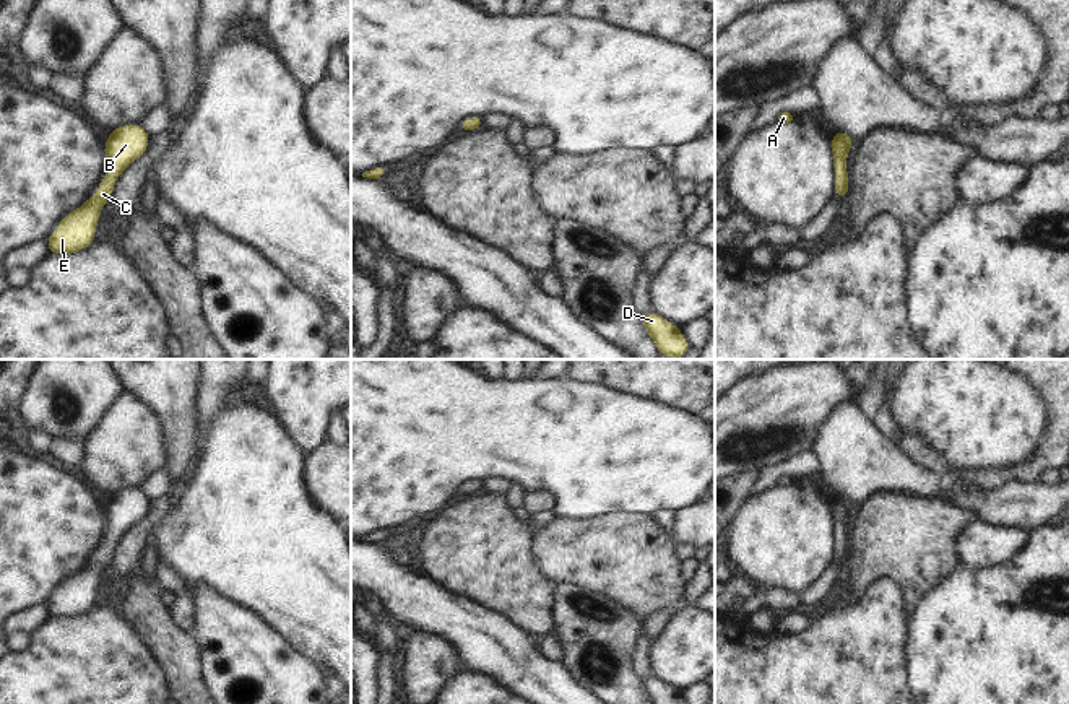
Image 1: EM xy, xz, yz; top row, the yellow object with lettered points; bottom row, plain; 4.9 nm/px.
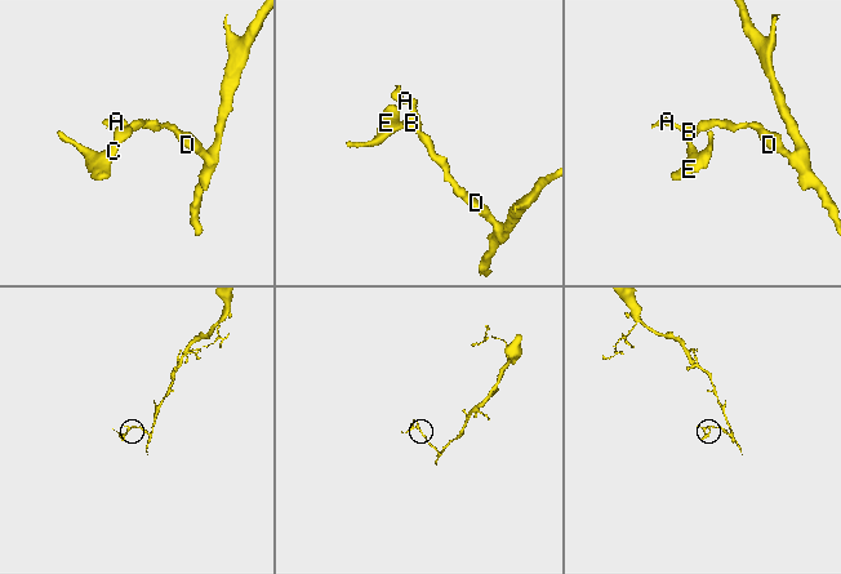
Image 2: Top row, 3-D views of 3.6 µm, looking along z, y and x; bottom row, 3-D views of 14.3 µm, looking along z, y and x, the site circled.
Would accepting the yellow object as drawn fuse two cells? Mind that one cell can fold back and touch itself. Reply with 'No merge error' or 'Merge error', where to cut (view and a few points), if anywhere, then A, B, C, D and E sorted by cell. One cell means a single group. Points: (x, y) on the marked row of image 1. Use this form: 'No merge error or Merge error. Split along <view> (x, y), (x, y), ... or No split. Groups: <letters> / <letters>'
No merge error. No split. Groups: A B C D E

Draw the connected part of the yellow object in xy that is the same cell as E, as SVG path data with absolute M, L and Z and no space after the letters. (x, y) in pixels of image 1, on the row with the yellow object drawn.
M122 125L110 130L104 154L107 177L99 179L99 192L80 208L67 213L47 239L49 254L75 254L93 244L99 213L112 197L117 177L148 150L149 133L136 125Z

